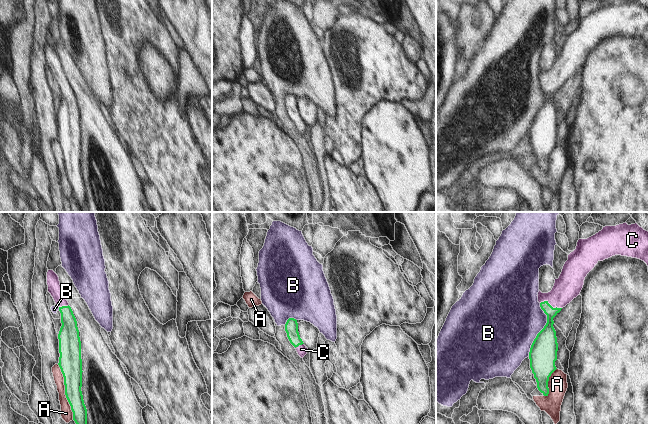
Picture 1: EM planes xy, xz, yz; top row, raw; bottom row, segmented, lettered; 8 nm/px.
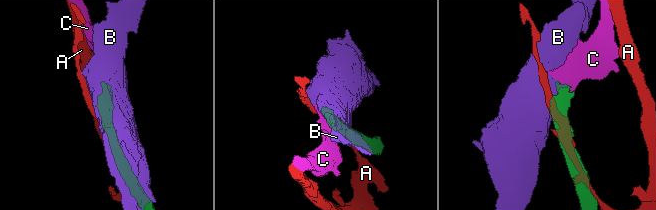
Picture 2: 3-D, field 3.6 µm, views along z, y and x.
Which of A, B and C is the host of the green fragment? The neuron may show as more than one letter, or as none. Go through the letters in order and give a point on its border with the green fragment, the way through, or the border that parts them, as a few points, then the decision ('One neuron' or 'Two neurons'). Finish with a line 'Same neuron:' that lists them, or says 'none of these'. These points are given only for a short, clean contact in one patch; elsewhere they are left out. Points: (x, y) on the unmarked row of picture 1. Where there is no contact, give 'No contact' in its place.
A: Touches green at xy (65, 168). Two neurons
B: Touches green at yz (541, 106). Boundary: yz (540, 79), (546, 100), (534, 115), (528, 132). Two neurons
C: Touches green at yz (550, 81). Path across: yz (547, 112), (550, 98), (550, 81), (568, 62). One neuron
Same neuron: C.

